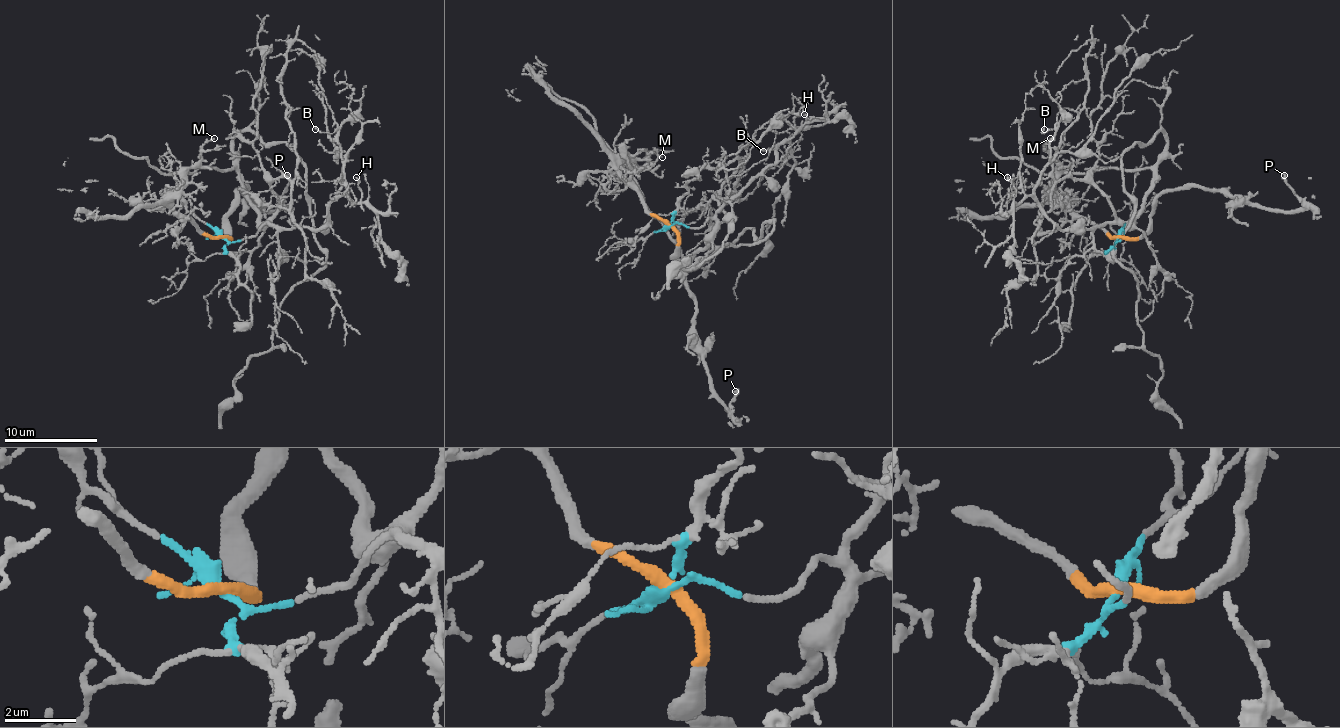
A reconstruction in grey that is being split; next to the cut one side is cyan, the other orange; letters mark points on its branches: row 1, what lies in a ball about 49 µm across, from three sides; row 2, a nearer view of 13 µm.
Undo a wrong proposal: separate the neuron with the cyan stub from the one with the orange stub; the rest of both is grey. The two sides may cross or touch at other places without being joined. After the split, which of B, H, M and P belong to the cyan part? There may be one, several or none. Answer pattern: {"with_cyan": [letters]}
{"with_cyan": ["B", "H"]}

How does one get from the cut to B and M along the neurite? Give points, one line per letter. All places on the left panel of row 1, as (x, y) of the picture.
B: (221, 237), (251, 237), (265, 223), (319, 230), (328, 221), (342, 147), (337, 130), (314, 128)
M: (221, 237), (207, 237), (173, 207), (177, 186), (200, 158), (200, 147), (214, 137)

